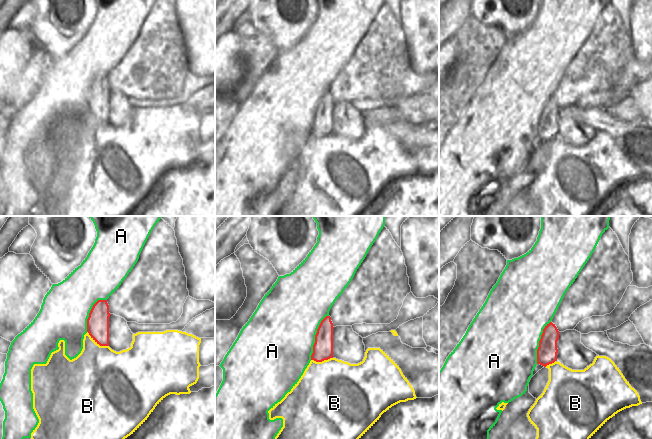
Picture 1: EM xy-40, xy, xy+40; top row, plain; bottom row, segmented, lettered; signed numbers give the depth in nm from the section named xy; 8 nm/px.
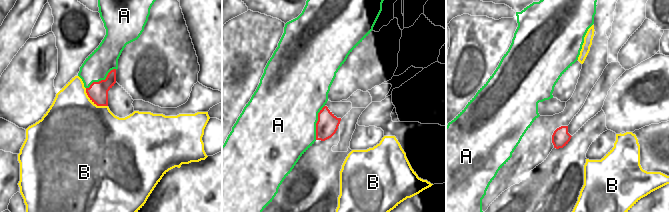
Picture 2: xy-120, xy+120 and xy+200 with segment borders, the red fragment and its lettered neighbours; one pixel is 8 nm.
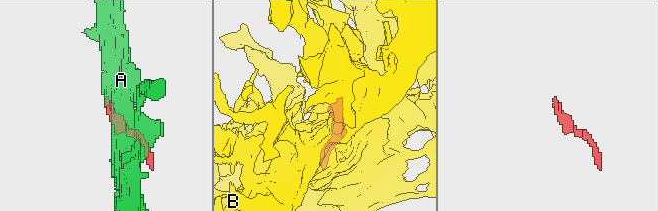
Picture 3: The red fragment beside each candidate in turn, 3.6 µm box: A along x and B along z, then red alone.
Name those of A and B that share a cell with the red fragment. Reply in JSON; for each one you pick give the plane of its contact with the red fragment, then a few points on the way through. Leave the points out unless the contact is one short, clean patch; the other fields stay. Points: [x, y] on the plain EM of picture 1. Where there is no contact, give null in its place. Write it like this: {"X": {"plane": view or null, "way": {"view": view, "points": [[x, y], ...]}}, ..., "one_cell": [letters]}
{"one_cell": []}

